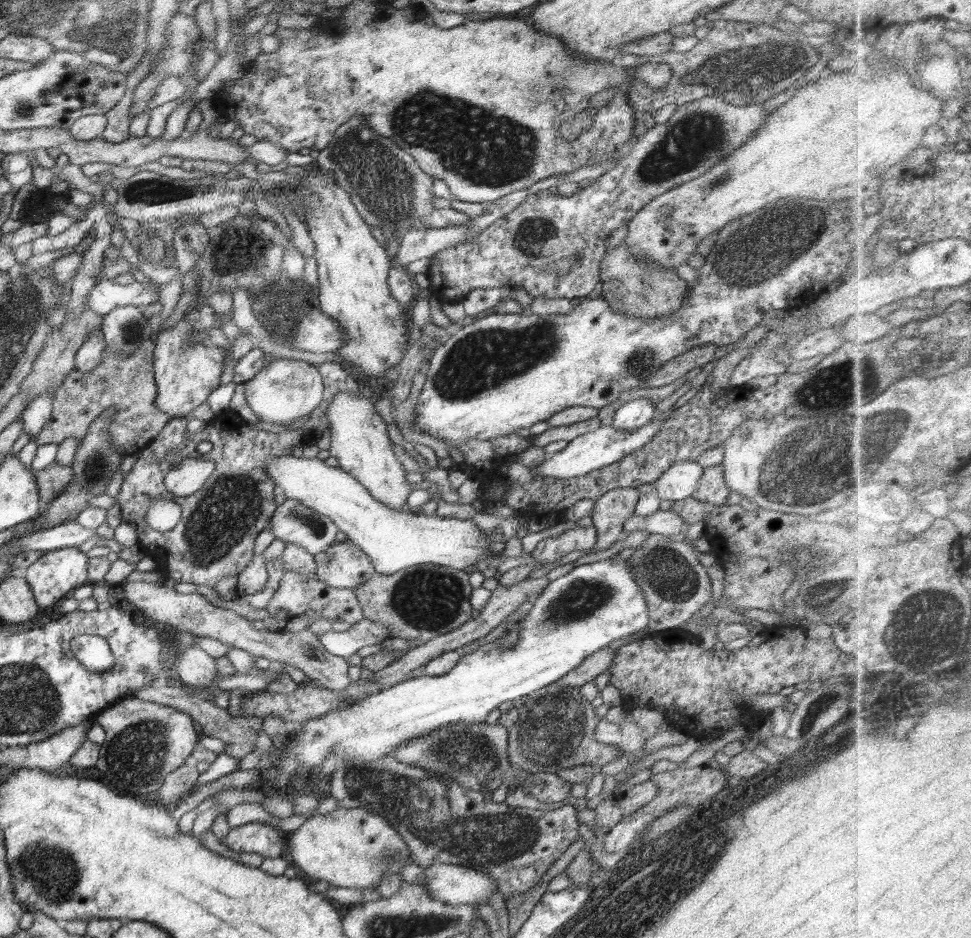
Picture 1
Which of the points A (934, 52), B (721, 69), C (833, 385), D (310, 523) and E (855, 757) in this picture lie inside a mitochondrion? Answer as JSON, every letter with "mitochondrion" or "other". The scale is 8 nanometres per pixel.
{"A":"mitochondrion","B":"mitochondrion","C":"mitochondrion","D":"mitochondrion","E":"other"}

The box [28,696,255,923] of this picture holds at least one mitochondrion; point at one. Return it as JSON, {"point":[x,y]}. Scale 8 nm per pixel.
{"point":[135,757]}

